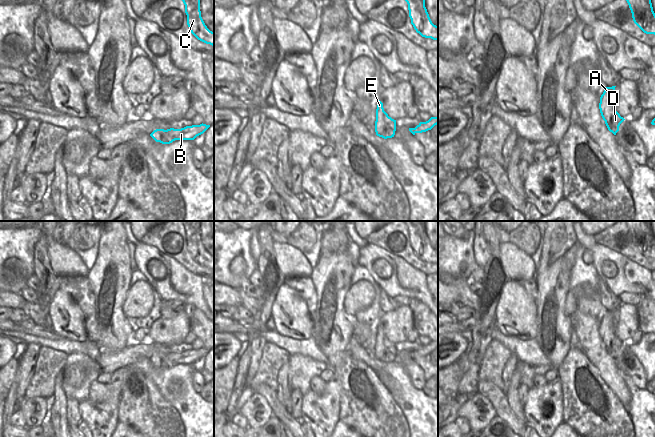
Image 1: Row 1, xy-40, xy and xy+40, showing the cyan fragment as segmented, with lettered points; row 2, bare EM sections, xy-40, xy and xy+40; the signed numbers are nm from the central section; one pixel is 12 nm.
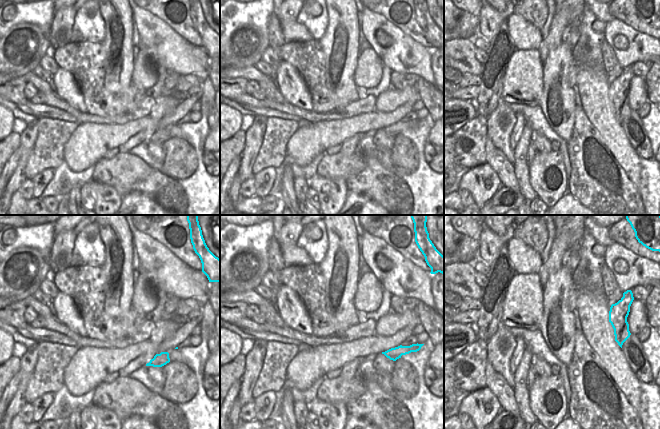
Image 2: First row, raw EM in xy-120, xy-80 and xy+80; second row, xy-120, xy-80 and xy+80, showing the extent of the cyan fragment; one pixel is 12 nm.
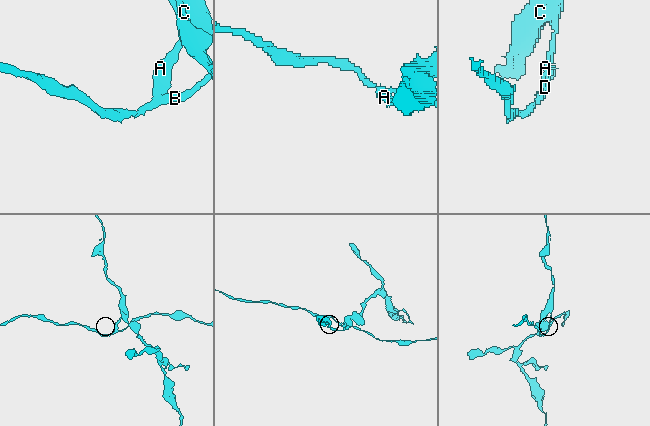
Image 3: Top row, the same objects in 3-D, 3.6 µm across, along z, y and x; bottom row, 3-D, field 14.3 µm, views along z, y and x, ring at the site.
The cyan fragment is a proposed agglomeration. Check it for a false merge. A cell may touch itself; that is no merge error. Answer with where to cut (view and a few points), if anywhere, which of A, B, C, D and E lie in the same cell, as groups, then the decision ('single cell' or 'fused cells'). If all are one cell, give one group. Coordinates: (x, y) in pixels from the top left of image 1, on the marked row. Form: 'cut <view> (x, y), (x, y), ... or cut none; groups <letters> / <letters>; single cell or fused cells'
cut xy (376, 112), (381, 115), (384, 127), (393, 136); groups A C D E / B; fused cells

